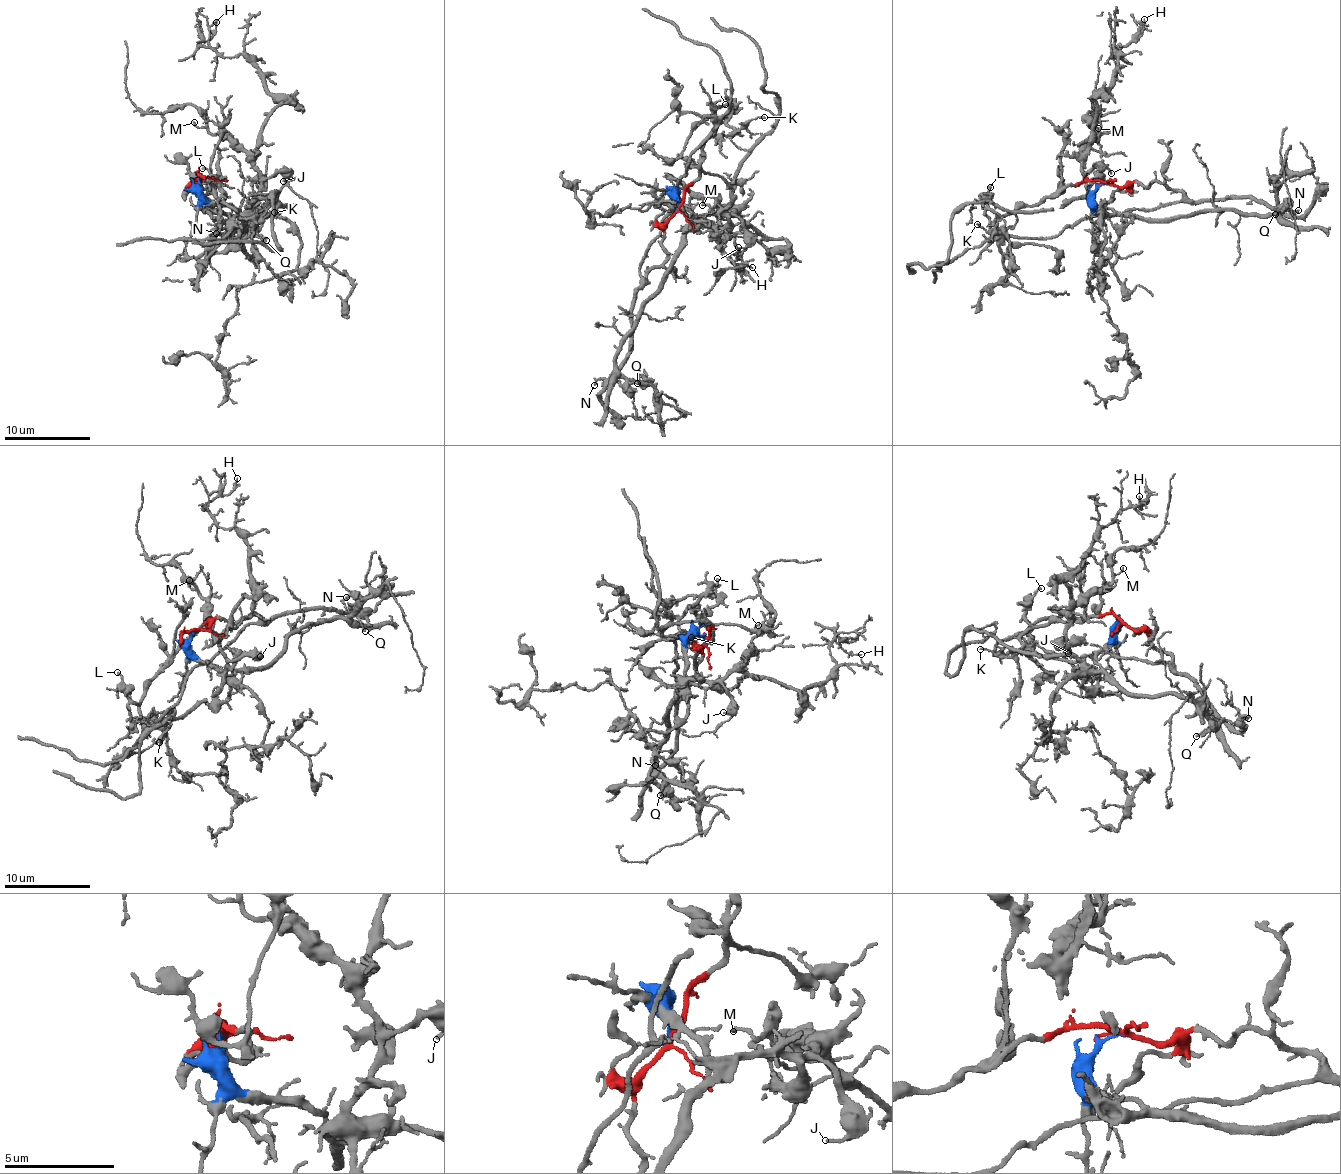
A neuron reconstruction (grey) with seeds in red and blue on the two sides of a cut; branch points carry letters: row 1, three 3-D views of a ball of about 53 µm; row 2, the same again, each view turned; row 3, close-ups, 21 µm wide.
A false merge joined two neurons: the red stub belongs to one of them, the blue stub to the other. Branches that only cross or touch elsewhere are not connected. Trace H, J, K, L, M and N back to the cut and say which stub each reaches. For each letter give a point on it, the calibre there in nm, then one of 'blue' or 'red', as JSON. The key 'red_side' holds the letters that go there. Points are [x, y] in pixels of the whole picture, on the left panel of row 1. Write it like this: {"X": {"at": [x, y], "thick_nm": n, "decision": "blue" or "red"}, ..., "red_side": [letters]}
{"H": {"at": [216, 22], "thick_nm": 120, "decision": "blue"}, "J": {"at": [283, 181], "thick_nm": 140, "decision": "blue"}, "K": {"at": [274, 212], "thick_nm": 90, "decision": "red"}, "L": {"at": [202, 168], "thick_nm": 140, "decision": "red"}, "M": {"at": [194, 122], "thick_nm": 110, "decision": "blue"}, "N": {"at": [216, 233], "thick_nm": 130, "decision": "red"}, "red_side": ["K", "L", "N"]}

